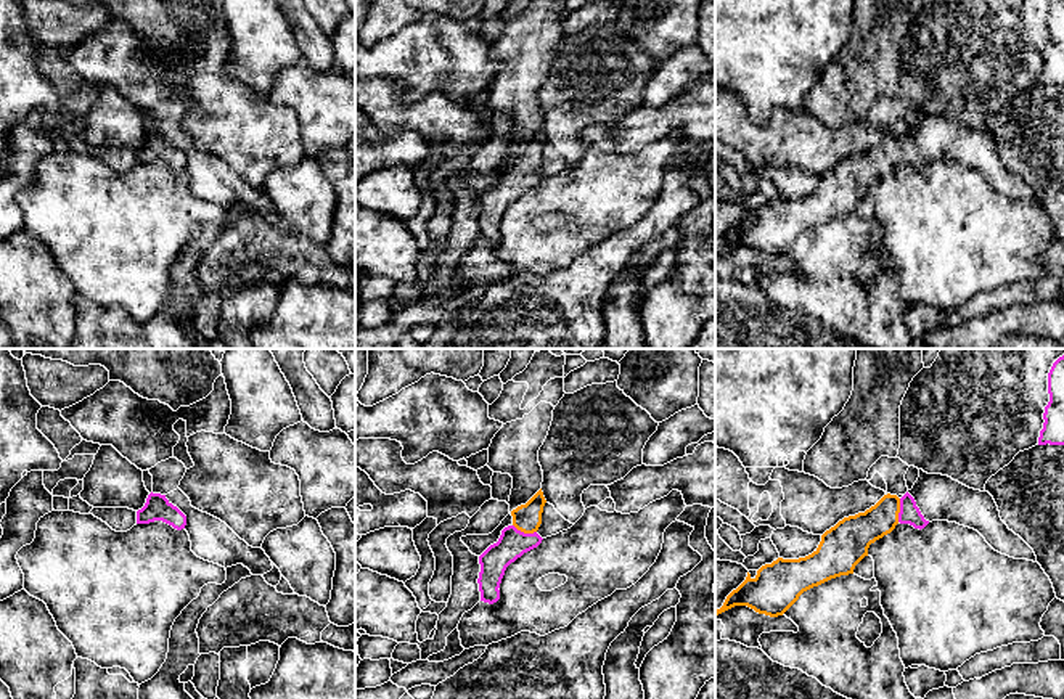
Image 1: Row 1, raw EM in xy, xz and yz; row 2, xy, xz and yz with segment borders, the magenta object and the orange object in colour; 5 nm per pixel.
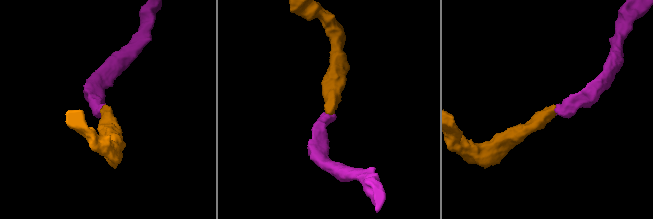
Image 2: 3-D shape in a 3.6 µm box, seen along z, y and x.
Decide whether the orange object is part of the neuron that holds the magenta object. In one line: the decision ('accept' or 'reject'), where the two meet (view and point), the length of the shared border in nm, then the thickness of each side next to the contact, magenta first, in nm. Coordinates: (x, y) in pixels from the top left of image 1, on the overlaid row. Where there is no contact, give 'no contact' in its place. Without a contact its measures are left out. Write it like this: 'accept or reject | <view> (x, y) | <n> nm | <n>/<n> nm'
accept | xz (523, 532) | 130 nm | 150/140 nm

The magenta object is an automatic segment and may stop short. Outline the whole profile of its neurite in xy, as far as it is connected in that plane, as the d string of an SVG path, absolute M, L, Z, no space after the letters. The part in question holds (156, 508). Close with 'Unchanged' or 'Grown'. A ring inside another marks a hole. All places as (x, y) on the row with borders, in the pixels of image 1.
M151 492L145 506L137 511L137 524L149 524L154 521L162 521L177 530L186 525L186 516L166 495Z. Unchanged

